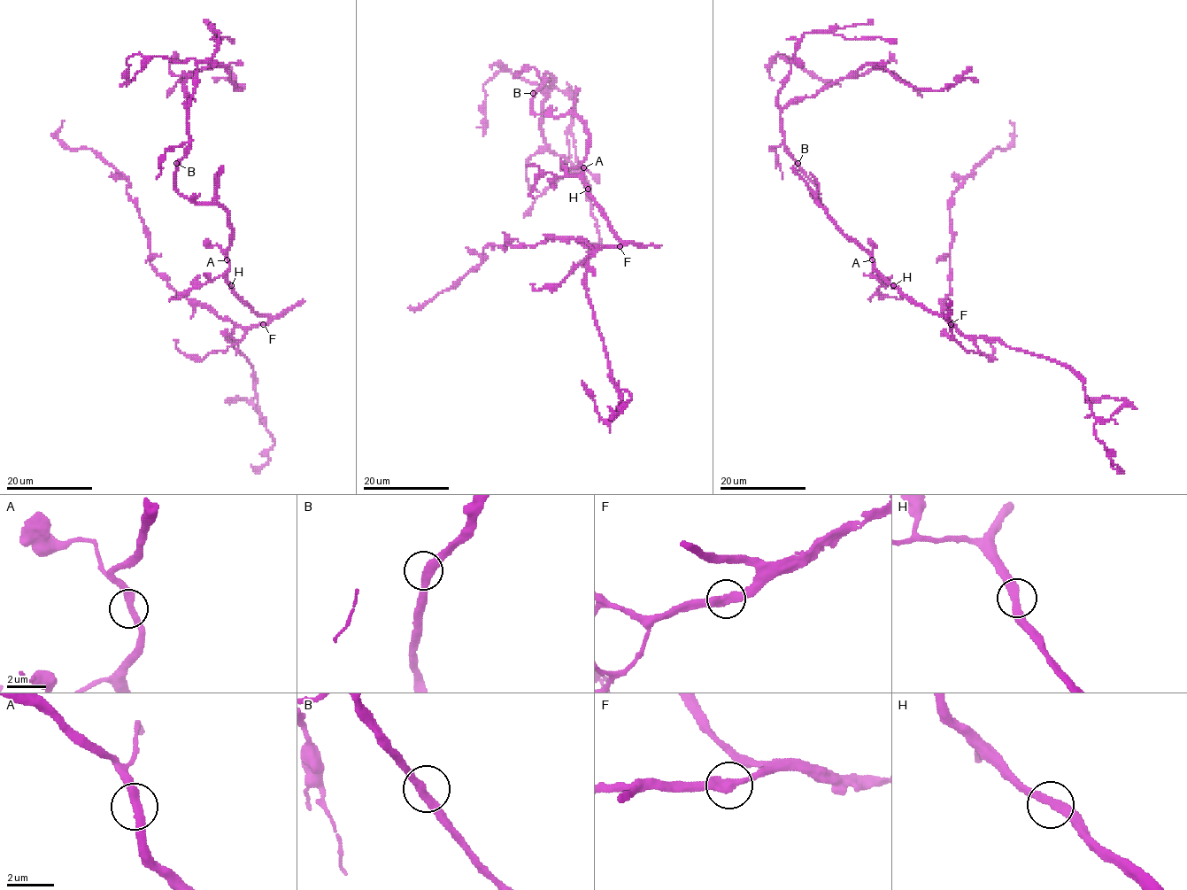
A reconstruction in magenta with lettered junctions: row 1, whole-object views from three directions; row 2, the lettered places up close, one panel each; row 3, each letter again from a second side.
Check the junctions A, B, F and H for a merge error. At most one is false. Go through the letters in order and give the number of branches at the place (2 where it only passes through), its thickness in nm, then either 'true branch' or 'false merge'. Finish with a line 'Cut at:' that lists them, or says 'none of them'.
A: branches 2; calibre 360 nm; true branch
B: branches 2; calibre 400 nm; true branch
F: branches 2; calibre 400 nm; true branch
H: branches 2; calibre 400 nm; true branch
Cut at: none of them

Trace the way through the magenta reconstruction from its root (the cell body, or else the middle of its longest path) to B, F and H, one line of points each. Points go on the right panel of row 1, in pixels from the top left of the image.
B: (873, 259), (843, 233), (820, 204), (817, 187), (797, 163)
F: (873, 259), (874, 268), (889, 282), (926, 308), (945, 314), (951, 324)
H: (873, 259), (874, 268), (893, 285)

